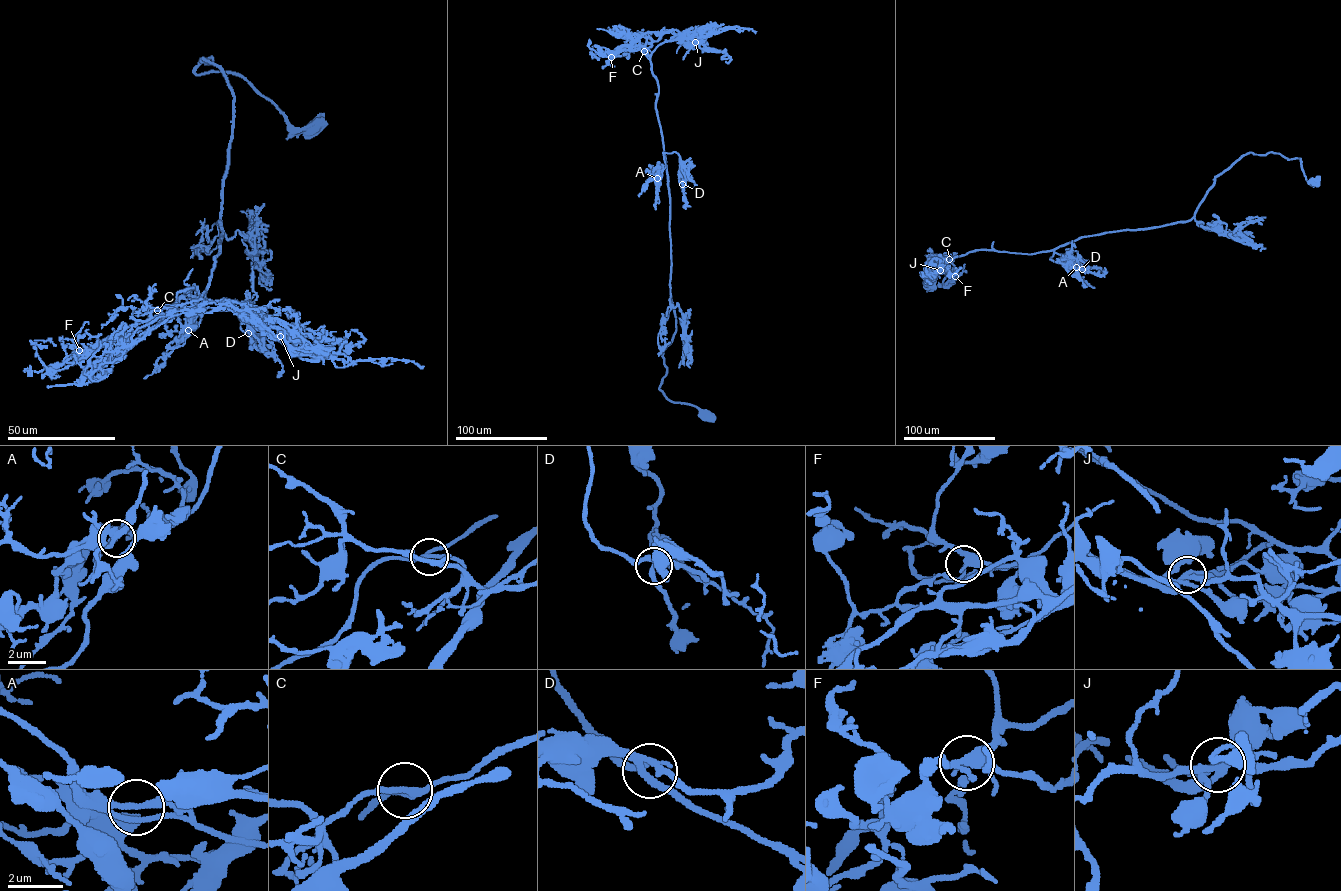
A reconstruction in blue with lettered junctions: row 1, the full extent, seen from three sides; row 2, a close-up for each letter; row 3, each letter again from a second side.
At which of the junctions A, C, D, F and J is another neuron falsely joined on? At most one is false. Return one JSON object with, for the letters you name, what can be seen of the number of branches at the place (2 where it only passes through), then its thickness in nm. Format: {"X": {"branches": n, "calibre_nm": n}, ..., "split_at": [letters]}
{"split_at": []}

